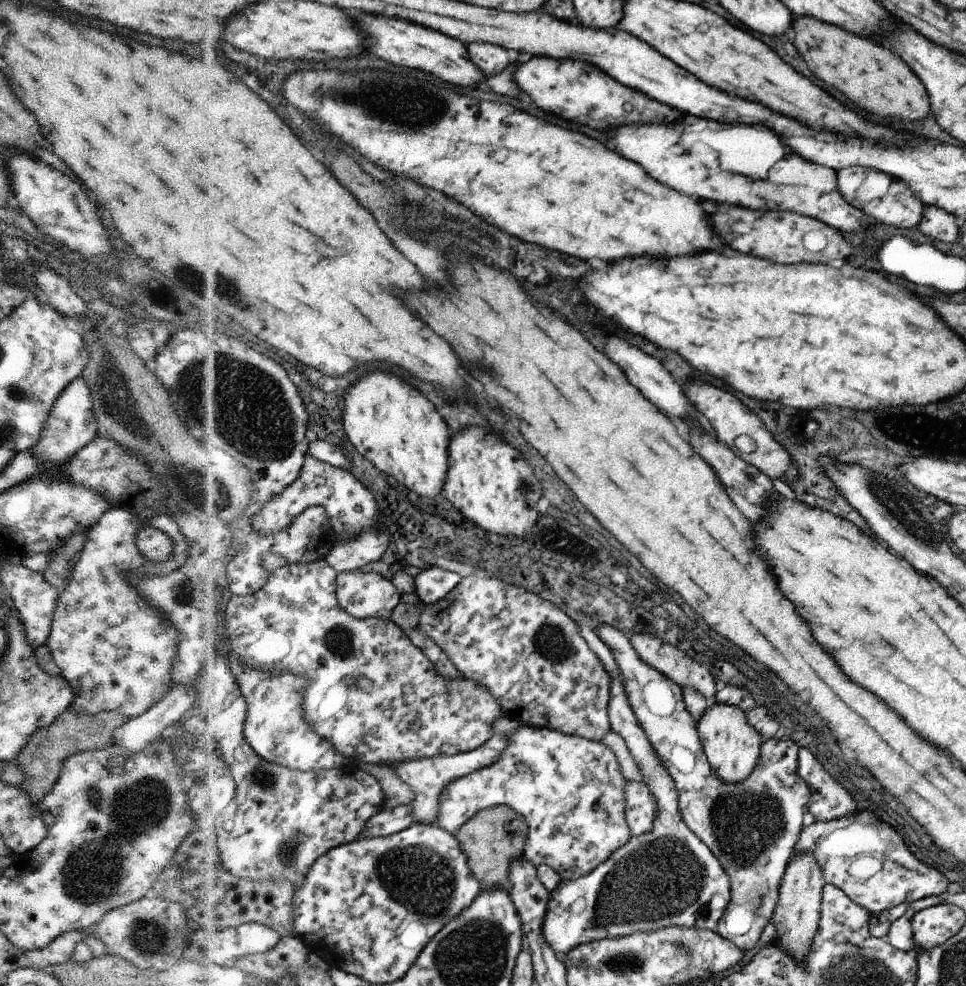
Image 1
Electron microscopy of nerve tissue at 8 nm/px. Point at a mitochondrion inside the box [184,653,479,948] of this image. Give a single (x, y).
(423, 881)

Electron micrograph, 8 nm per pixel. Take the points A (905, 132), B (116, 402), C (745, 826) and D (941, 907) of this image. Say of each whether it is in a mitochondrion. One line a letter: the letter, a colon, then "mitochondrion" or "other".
A: other
B: mitochondrion
C: mitochondrion
D: other

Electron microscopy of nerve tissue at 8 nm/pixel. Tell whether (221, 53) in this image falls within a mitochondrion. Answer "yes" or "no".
no

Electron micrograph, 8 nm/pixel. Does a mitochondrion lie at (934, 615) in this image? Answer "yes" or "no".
no

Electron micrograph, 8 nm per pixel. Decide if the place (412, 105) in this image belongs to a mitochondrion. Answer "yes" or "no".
yes

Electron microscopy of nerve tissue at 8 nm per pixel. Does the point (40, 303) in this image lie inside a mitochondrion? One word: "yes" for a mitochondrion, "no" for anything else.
no

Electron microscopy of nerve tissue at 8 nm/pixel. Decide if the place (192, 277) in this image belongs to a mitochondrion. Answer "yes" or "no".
yes

